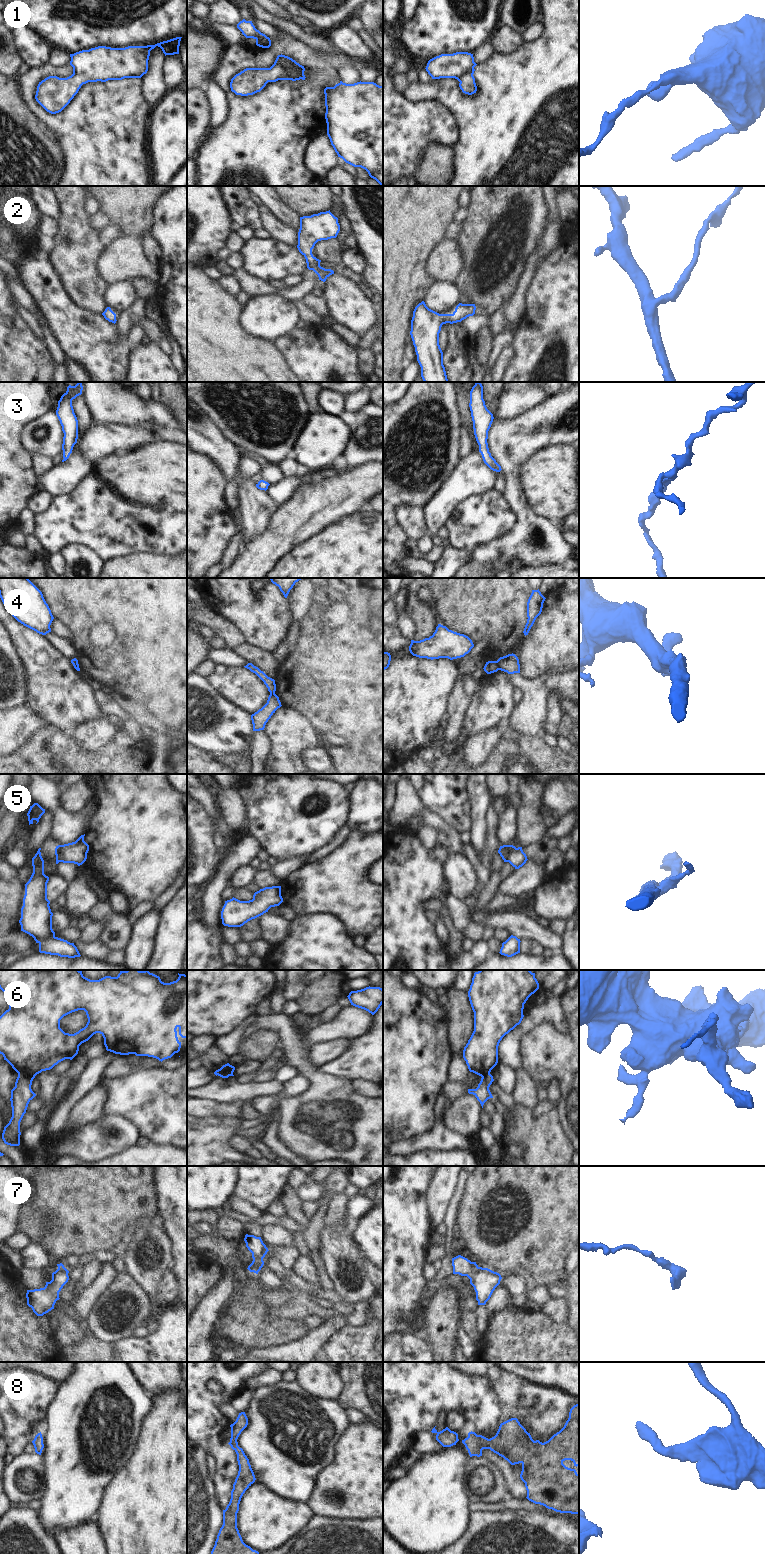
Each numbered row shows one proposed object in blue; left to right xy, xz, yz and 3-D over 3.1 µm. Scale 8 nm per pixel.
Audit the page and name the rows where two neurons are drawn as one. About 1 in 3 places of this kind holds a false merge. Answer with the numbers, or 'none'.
4, 6

